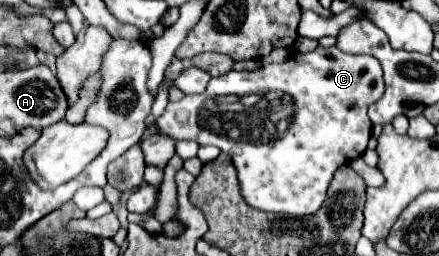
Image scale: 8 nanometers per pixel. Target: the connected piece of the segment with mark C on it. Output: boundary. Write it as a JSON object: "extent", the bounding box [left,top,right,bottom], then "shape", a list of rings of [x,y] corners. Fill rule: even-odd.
{"extent":[157,46,383,216],"shape":[[[317,46],[307,54],[291,54],[283,64],[267,64],[255,72],[231,70],[219,78],[211,78],[203,94],[183,96],[183,100],[167,104],[163,116],[157,120],[157,126],[173,140],[207,138],[193,142],[199,146],[213,144],[227,152],[239,172],[243,198],[253,208],[289,216],[307,216],[315,214],[315,210],[323,206],[335,170],[365,152],[371,138],[371,120],[367,116],[367,108],[381,96],[383,70],[377,58],[347,54],[337,50],[337,46]]]}

